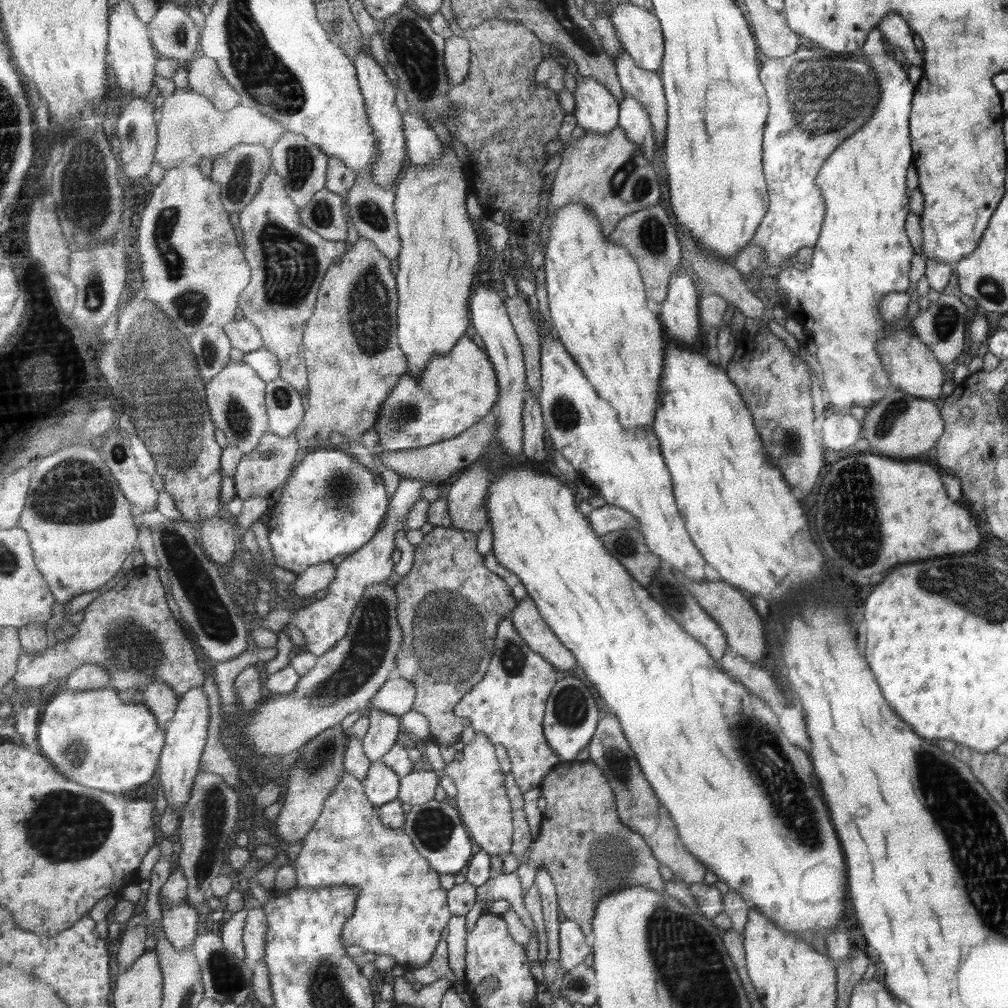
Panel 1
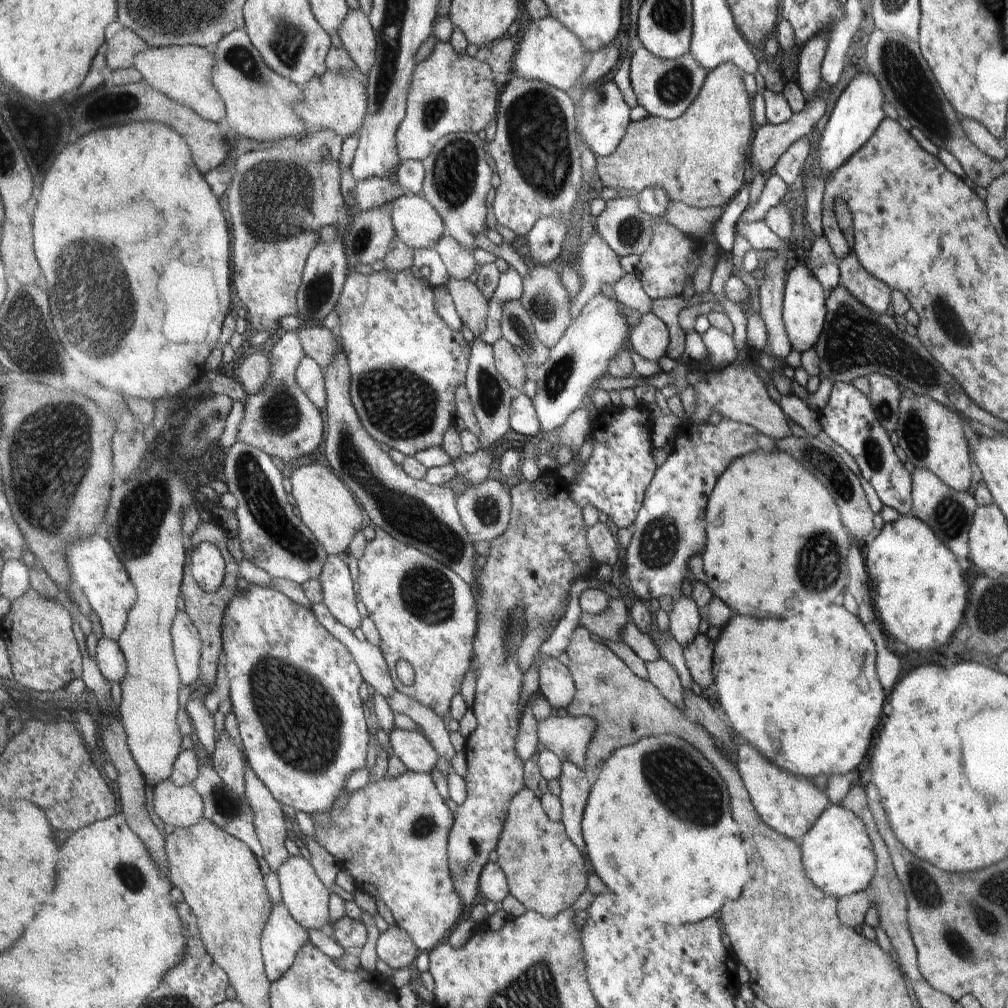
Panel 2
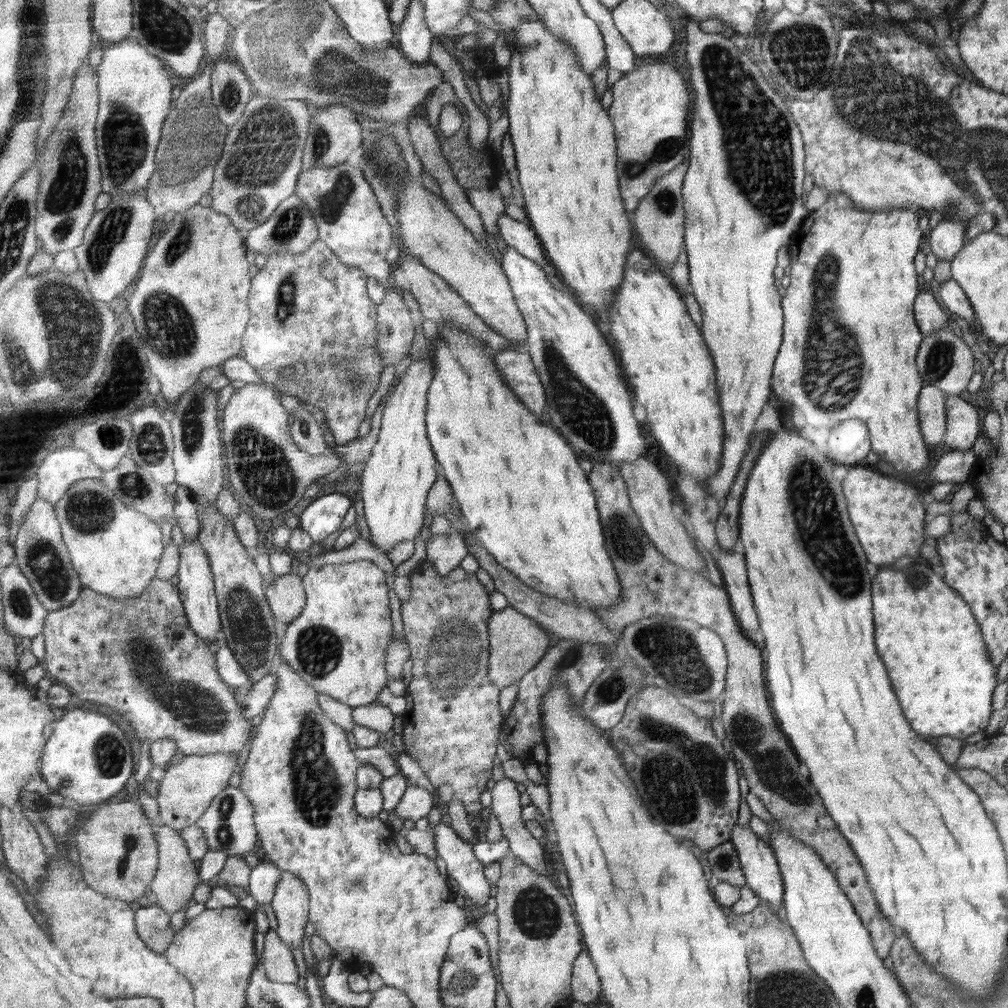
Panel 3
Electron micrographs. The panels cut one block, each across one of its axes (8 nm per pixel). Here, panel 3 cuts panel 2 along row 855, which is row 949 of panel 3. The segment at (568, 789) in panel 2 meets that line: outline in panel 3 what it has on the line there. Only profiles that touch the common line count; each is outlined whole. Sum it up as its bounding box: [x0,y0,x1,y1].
[572,948,602,1004]

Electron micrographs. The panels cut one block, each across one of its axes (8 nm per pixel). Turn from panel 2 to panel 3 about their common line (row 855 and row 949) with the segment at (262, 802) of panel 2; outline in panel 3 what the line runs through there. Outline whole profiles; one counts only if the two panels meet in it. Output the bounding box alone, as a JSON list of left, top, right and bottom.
[264,931,299,984]

